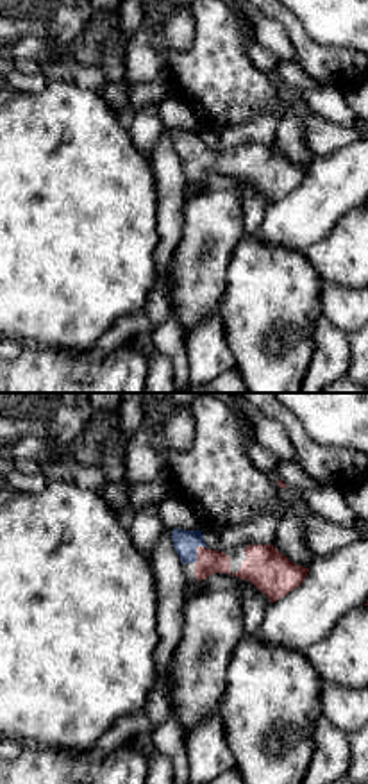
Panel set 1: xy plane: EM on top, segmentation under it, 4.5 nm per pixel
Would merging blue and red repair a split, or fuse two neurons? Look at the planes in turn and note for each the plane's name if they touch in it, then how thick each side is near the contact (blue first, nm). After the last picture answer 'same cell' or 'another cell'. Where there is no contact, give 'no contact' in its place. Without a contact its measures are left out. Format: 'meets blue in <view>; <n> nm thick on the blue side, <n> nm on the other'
meets blue in xy; 110 nm thick on the blue side, 110 nm on the other

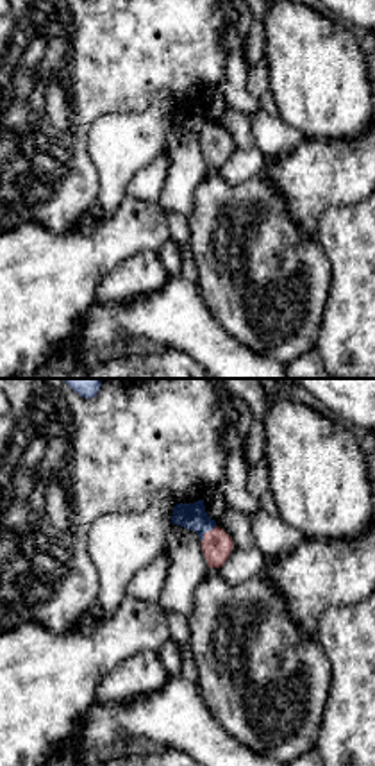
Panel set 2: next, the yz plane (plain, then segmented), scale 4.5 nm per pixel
meets blue in yz; 120 nm thick on the blue side, 140 nm on the other

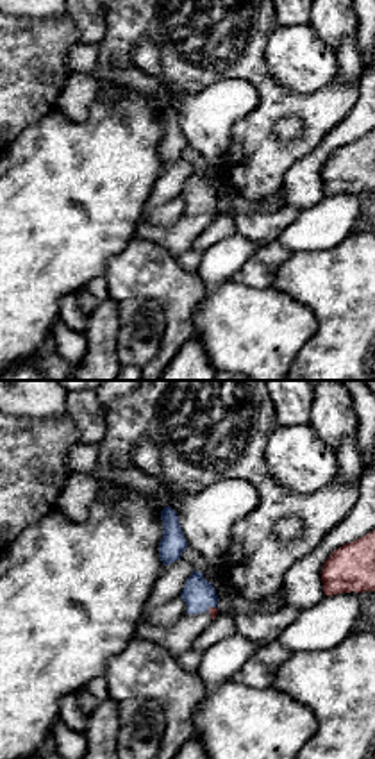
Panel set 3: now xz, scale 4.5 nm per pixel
meets blue in xz; 140 nm thick on the blue side, 50 nm on the other

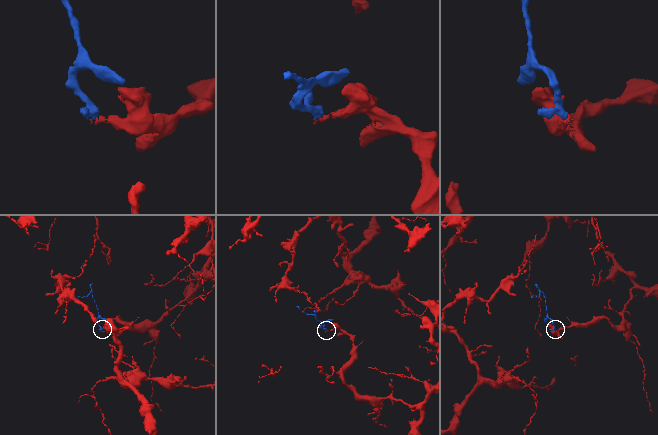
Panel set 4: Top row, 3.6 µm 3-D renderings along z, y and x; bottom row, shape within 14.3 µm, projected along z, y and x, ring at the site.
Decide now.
same cell

